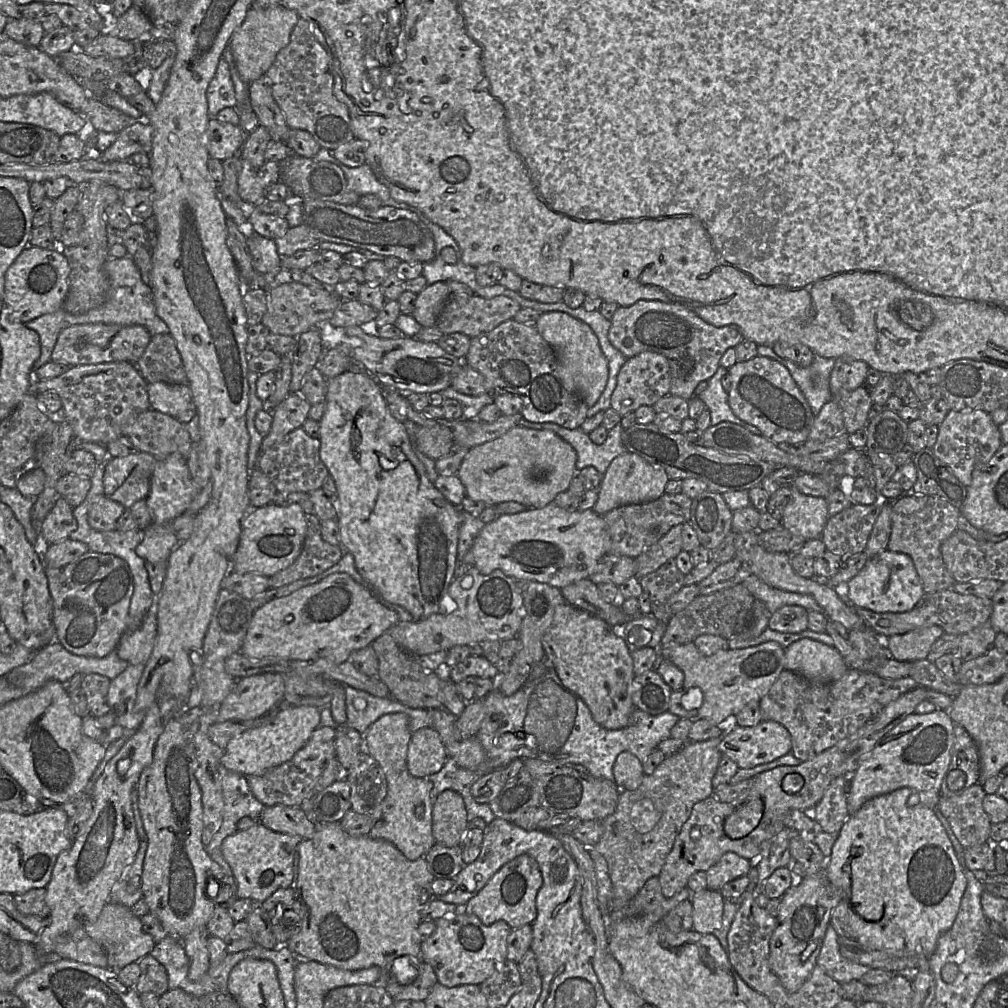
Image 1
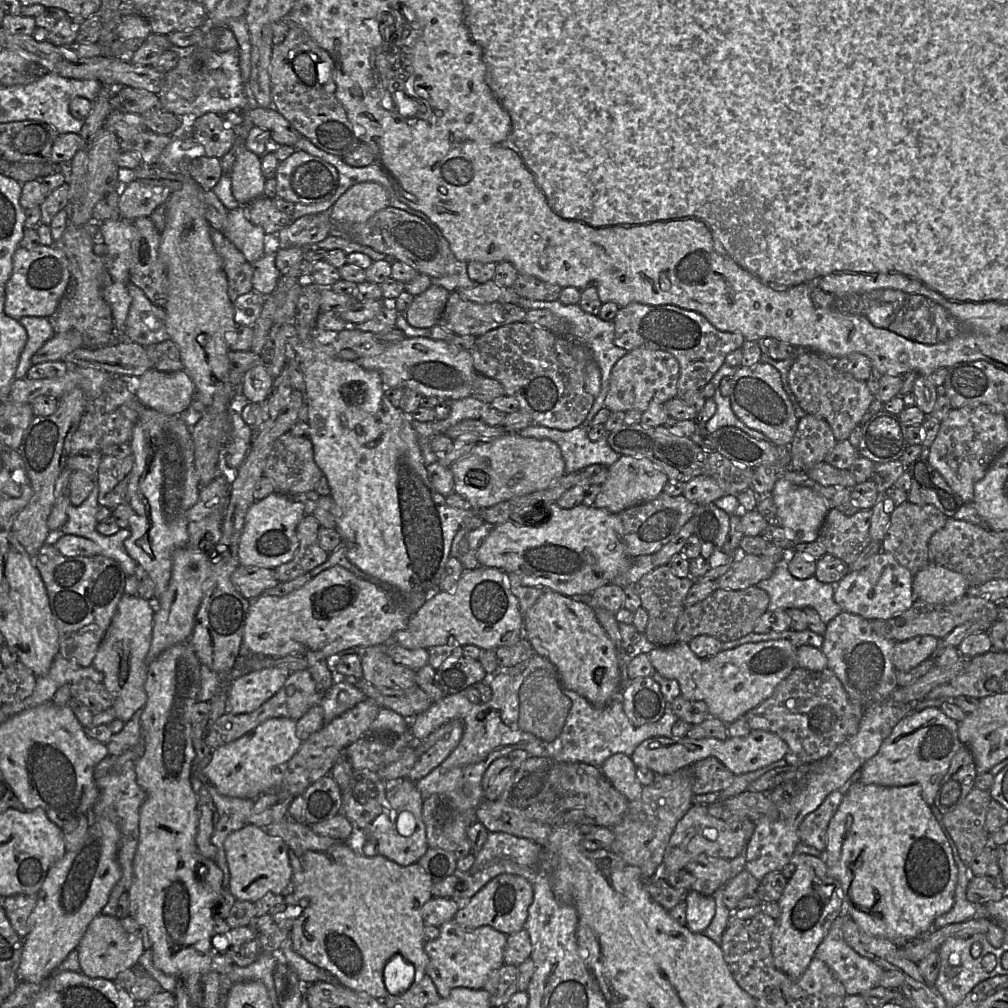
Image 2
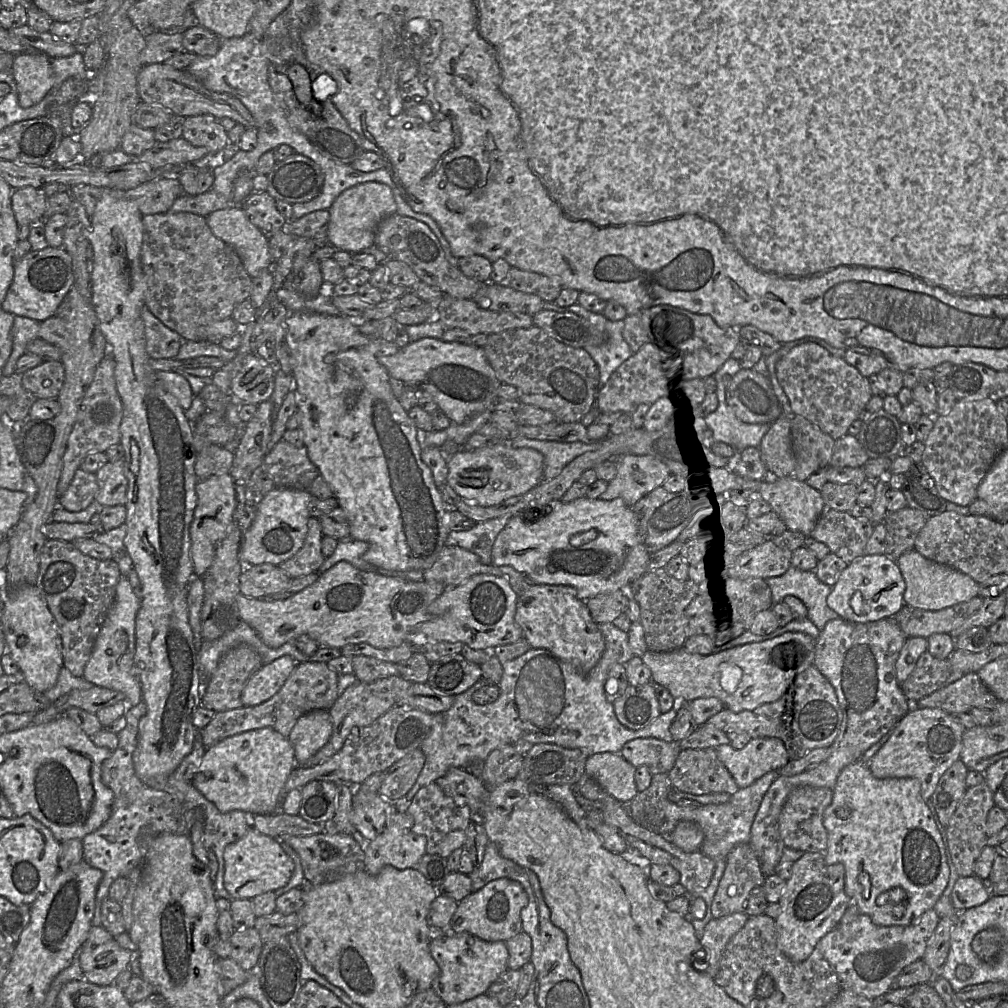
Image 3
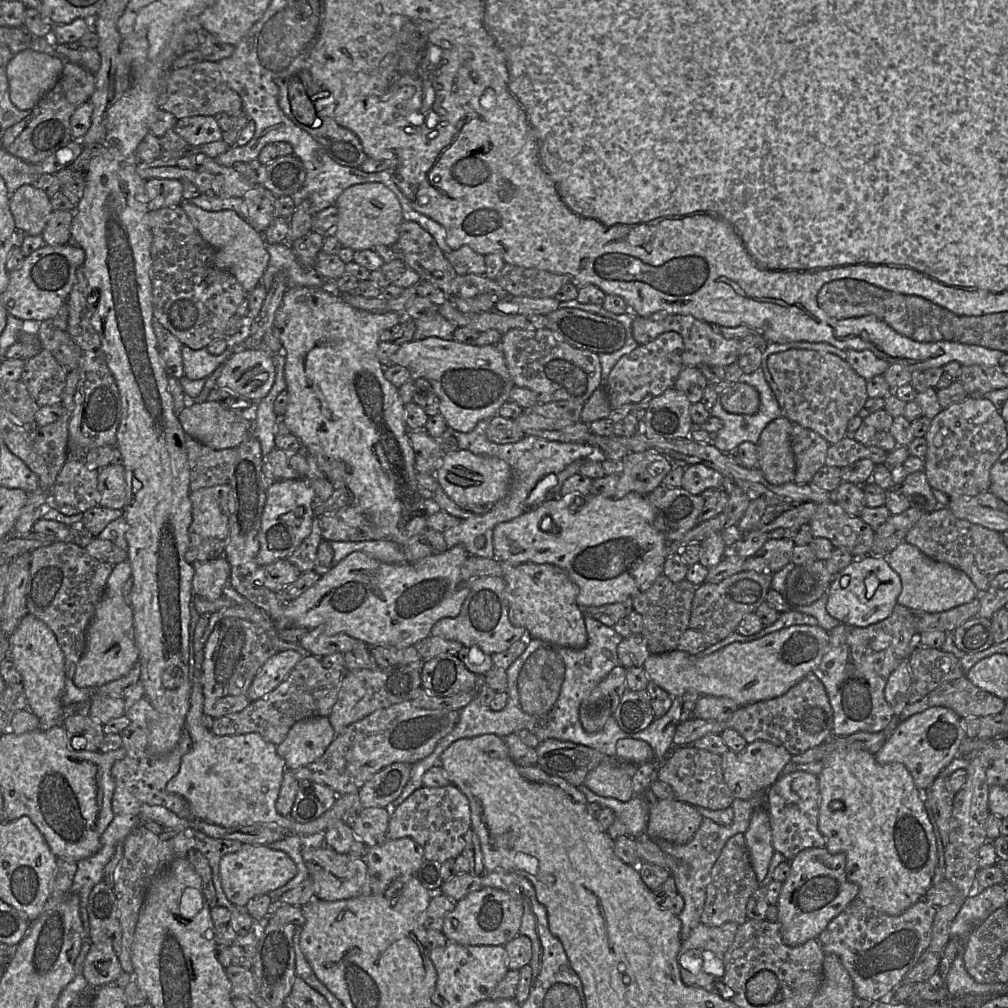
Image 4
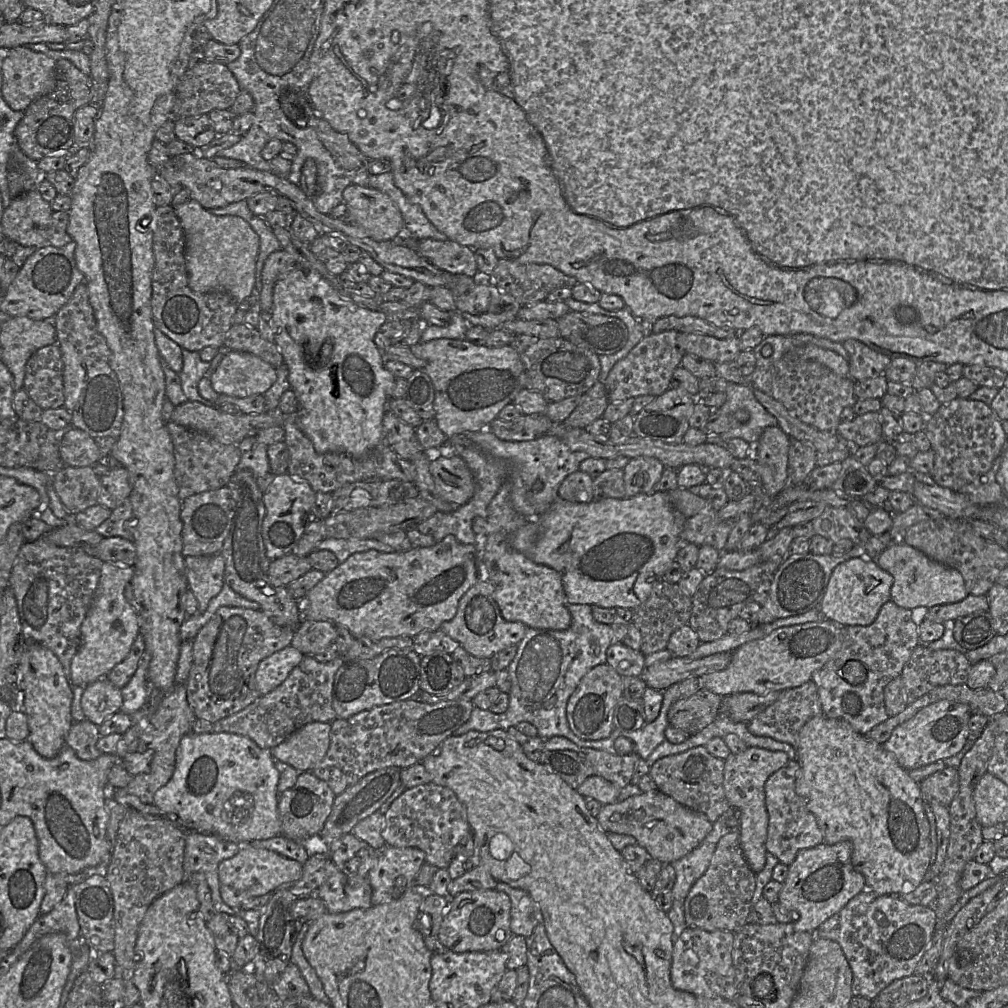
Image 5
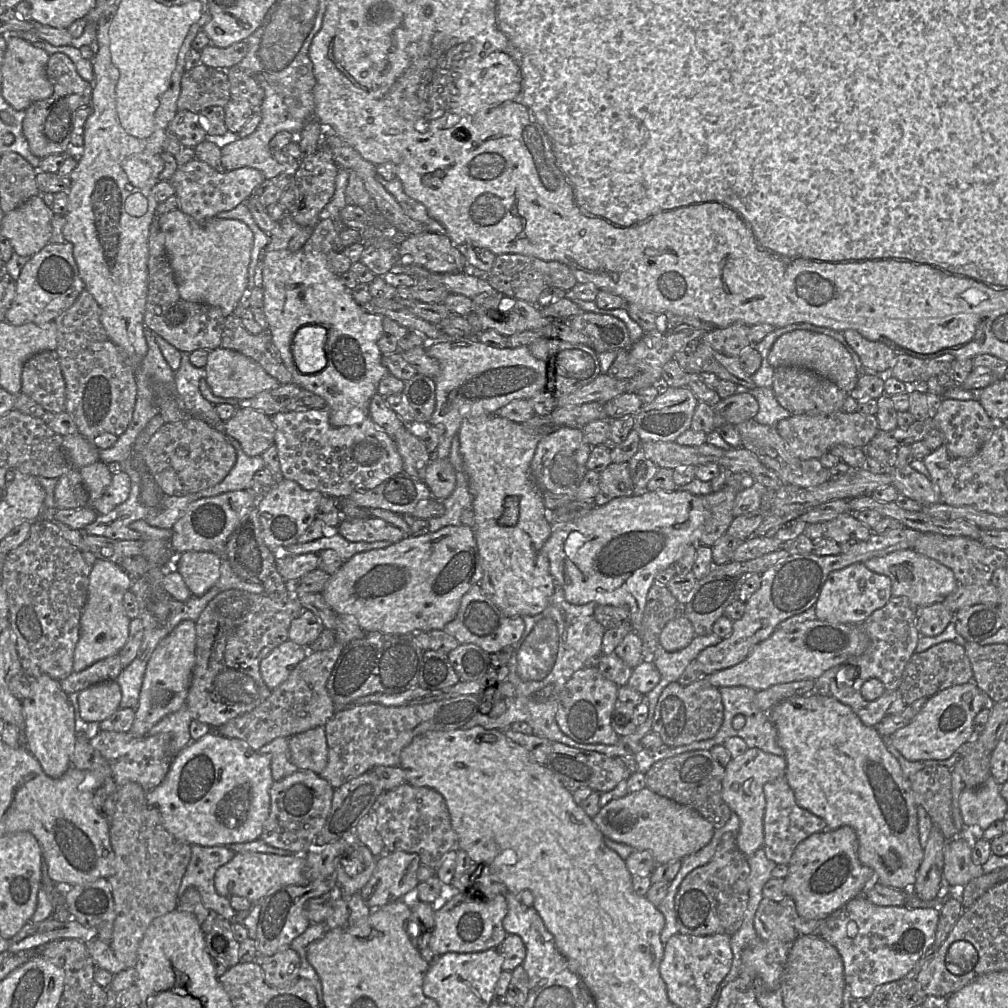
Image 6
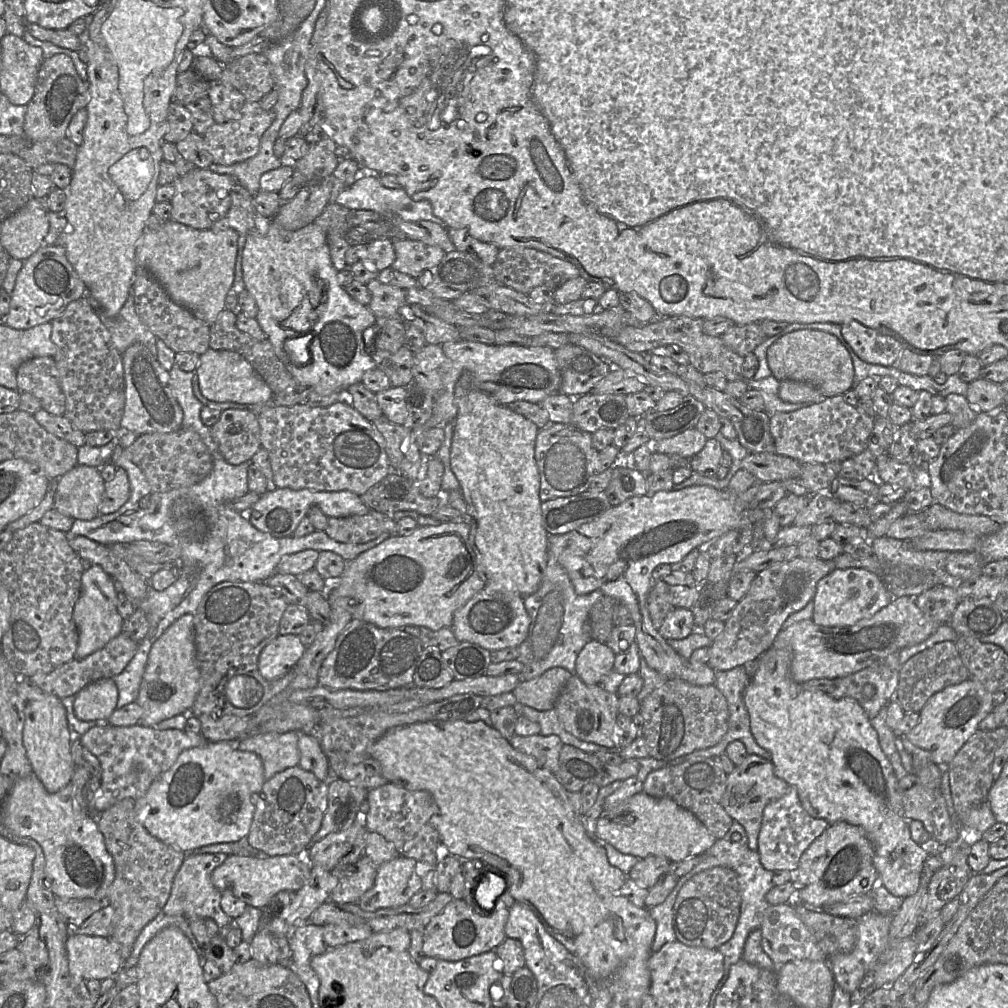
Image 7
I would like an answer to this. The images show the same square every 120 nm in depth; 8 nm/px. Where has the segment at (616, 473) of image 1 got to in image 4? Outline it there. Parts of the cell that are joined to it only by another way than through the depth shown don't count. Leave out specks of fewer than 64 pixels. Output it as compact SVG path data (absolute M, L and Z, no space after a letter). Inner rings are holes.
M649 450L629 453L622 461L624 469L619 475L614 499L621 499L629 492L648 496L661 485L676 463L659 452Z

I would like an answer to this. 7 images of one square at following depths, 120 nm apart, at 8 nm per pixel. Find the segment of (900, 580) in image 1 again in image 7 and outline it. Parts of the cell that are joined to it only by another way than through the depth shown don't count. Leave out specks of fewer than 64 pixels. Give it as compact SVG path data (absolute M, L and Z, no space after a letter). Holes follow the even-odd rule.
M863 568L835 569L824 576L816 586L811 620L820 626L852 626L868 619L886 607L894 597L881 578Z

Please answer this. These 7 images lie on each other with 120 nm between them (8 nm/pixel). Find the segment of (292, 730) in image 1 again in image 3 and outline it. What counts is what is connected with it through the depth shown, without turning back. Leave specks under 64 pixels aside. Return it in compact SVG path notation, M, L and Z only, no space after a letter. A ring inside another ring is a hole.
M261 728L225 738L207 748L199 766L188 766L185 780L191 782L221 813L240 810L250 816L270 815L280 811L283 788L295 767L295 751L289 739L272 728Z

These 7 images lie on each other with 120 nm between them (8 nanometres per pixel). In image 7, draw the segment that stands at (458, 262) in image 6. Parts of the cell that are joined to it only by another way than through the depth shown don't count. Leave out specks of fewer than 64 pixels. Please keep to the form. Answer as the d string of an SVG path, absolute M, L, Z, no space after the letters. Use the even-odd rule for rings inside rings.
M405 237L391 238L395 246L392 269L417 279L425 270L437 266L446 254L438 246L431 246Z

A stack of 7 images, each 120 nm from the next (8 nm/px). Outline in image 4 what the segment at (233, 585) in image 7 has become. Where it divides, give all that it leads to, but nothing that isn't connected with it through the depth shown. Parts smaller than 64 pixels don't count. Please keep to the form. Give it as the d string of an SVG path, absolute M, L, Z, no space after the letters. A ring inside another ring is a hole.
M226 617L218 621L204 645L201 670L203 714L217 719L244 710L251 703L248 690L255 675L276 653L278 651L272 639L258 625L236 617Z

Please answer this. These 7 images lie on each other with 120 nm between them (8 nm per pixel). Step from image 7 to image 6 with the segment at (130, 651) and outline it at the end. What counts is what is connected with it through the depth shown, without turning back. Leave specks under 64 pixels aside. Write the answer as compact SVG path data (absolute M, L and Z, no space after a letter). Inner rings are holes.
M119 654L95 662L85 670L72 672L60 680L61 689L66 694L80 692L90 686L116 680L123 670Z

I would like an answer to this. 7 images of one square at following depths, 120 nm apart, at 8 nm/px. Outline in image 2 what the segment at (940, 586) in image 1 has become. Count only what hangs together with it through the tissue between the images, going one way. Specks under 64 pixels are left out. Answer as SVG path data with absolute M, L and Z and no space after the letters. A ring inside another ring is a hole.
M909 501L895 506L890 515L887 532L882 541L882 550L891 553L895 559L915 575L930 563L929 541L933 534L943 528L948 517L935 506L917 505Z

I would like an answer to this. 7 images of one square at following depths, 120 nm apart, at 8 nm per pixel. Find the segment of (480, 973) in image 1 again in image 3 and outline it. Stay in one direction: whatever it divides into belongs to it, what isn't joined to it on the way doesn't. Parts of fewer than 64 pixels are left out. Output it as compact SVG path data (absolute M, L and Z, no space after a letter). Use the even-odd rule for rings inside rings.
M446 931L443 937L430 941L429 948L440 968L431 988L447 1006L485 994L490 985L508 969L509 953L503 941L489 942L470 933Z

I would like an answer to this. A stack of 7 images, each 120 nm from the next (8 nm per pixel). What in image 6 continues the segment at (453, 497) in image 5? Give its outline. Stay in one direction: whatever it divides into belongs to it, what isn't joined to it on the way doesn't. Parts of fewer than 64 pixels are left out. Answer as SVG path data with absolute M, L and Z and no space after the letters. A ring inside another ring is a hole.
M449 459L430 460L423 482L434 499L448 498L456 487L456 472Z

